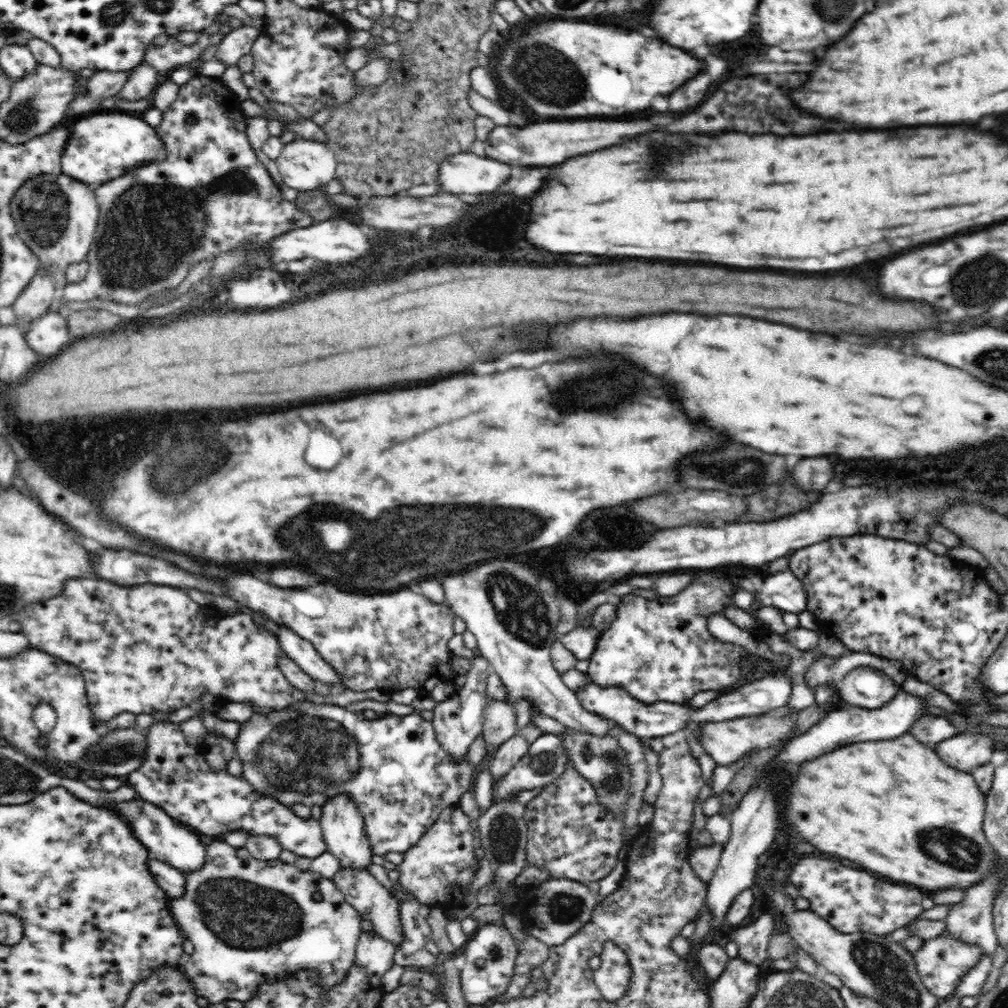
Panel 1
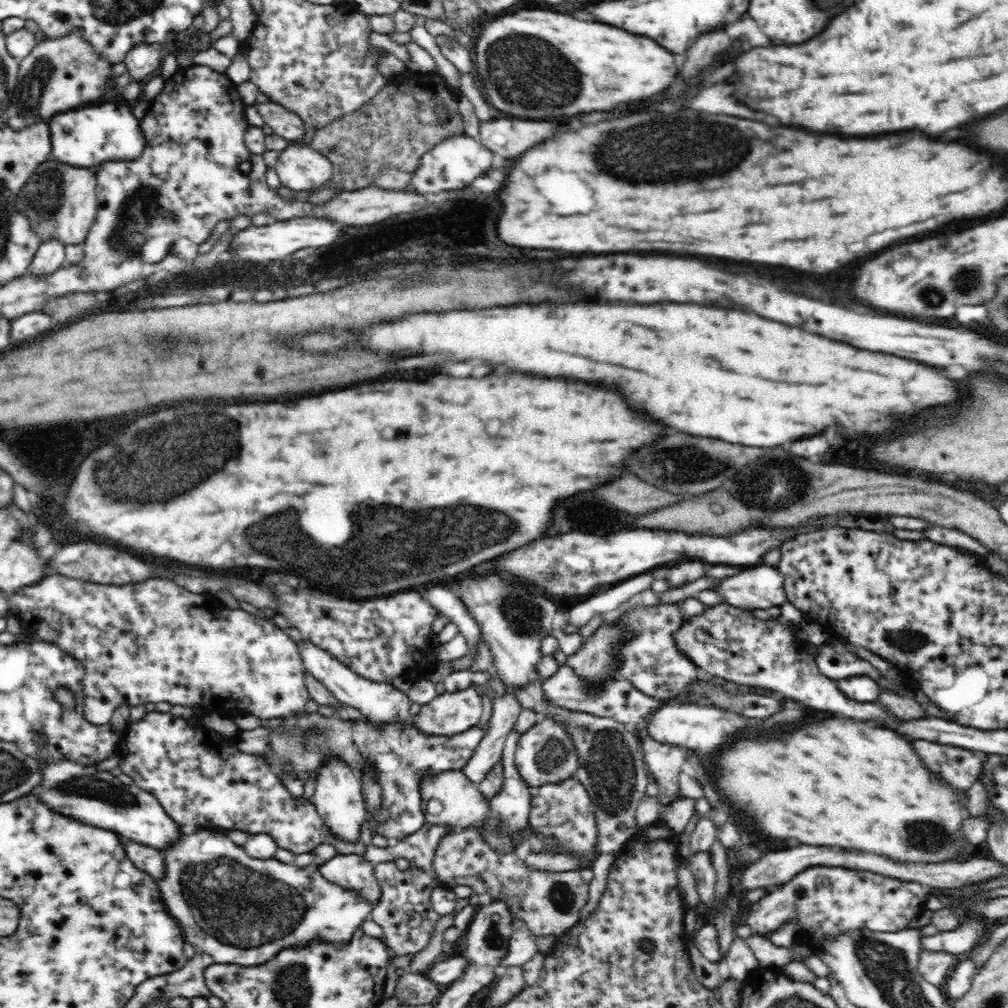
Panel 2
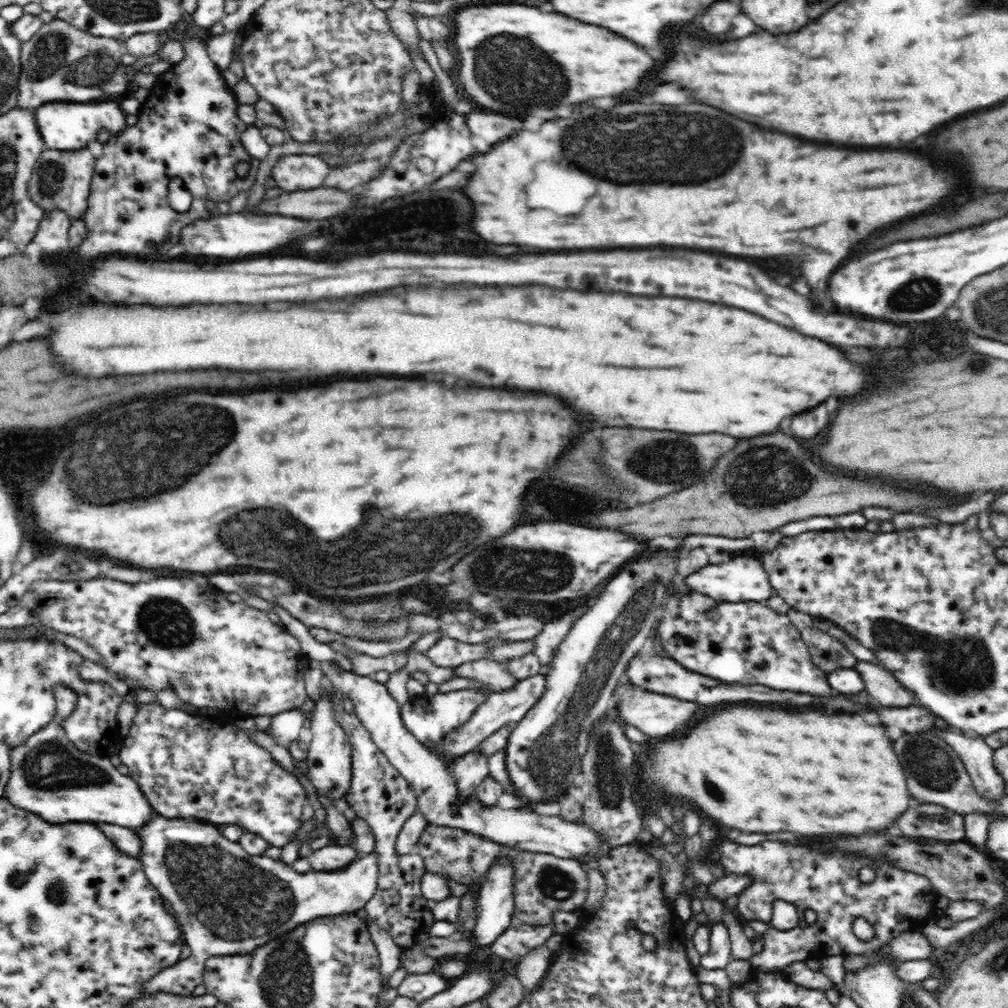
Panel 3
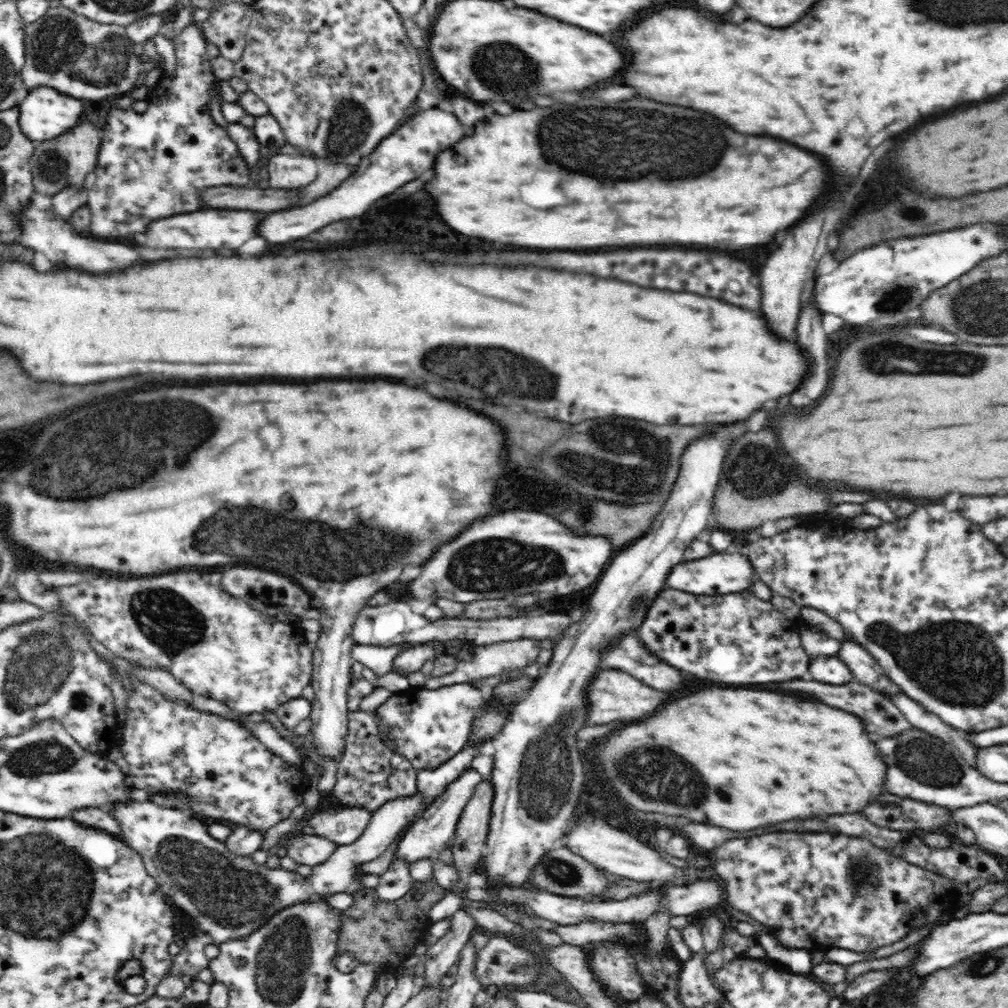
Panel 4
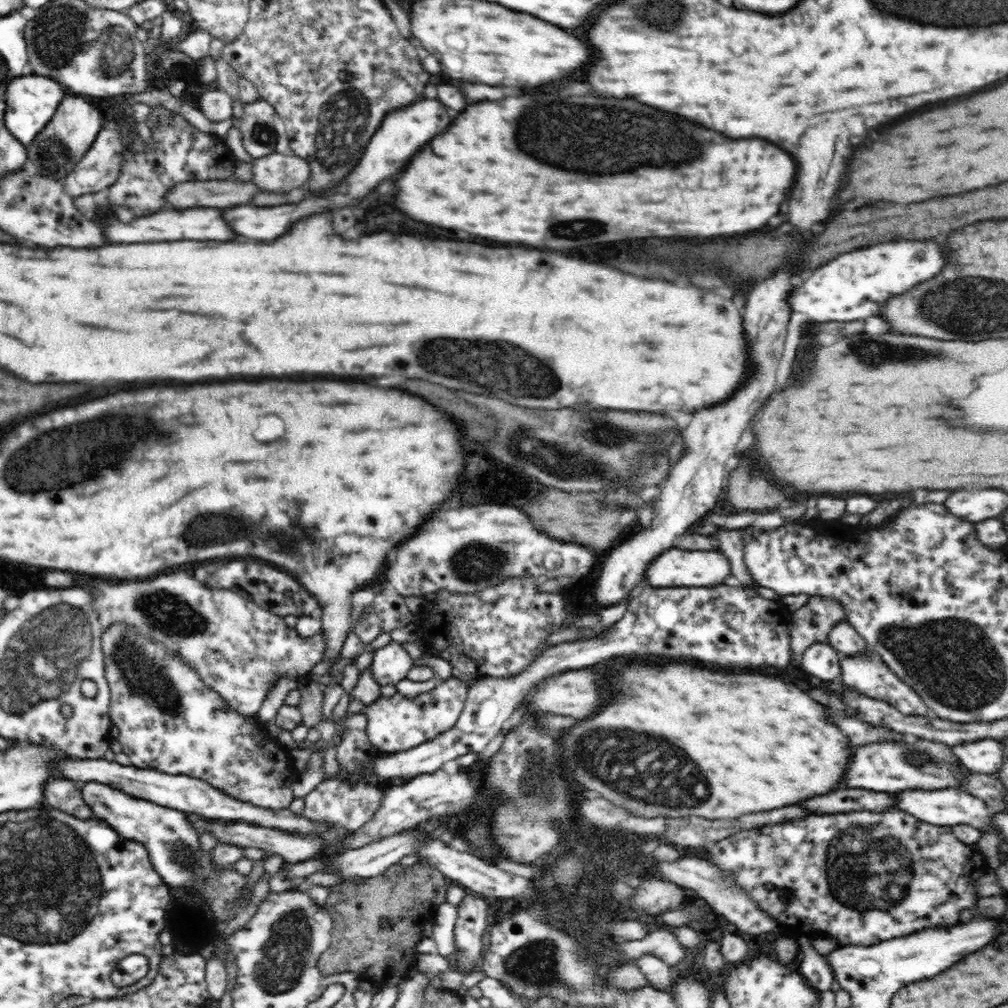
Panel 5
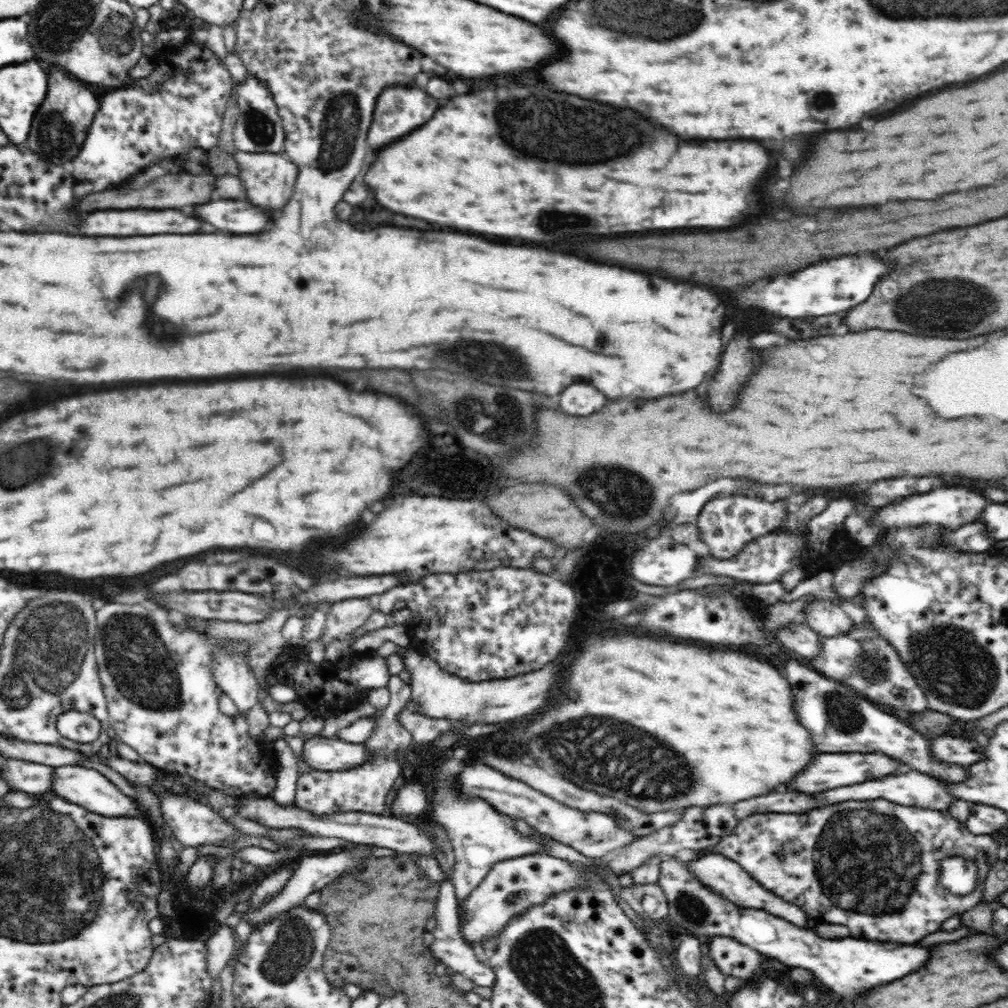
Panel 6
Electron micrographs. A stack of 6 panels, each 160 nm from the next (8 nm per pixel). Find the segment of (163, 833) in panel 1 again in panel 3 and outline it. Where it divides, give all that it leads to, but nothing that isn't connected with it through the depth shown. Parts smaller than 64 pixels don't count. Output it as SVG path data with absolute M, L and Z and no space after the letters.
M56 686L53 695L56 714L52 722L28 736L24 745L11 748L10 780L2 797L49 823L104 822L133 831L142 828L156 812L148 804L140 785L130 775L121 774L108 756L92 756L76 749L61 725L76 708L76 692L70 687Z

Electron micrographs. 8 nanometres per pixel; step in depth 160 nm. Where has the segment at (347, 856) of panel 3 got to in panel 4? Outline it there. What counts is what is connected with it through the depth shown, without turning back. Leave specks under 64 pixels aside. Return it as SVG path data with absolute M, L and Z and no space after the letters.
M293 831L282 840L287 855L298 864L311 867L324 864L337 848L337 844L318 835L307 835Z

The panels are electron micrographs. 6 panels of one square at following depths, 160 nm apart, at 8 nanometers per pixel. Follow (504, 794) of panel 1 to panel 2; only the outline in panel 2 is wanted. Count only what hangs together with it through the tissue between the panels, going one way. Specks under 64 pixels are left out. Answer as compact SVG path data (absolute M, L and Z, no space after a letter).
M544 717L542 722L538 722L536 726L532 726L528 732L520 736L514 762L520 776L530 788L559 783L574 776L578 770L576 747L572 745L572 736L569 736L561 726L561 722Z

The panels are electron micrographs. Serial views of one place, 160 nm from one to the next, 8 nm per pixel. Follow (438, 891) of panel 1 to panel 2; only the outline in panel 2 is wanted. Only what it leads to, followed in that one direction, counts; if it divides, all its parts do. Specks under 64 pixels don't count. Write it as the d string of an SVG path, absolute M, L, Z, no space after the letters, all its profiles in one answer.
M426 822L414 834L402 840L393 841L386 848L378 848L373 844L366 846L363 857L372 865L406 858L411 866L417 866L420 870L423 868L425 872L434 872L434 854L442 836L456 830L459 829Z

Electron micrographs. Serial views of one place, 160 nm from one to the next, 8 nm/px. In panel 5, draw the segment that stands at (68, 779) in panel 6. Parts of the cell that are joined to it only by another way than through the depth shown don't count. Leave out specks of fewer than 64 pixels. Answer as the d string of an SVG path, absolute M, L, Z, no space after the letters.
M78 782L77 785L80 791L82 791L84 803L88 804L88 807L92 809L92 813L94 813L96 818L106 821L126 840L135 840L145 846L154 870L162 877L162 880L168 887L192 890L194 894L202 896L218 922L228 922L228 920L232 920L236 916L238 908L246 908L251 896L251 894L245 894L243 890L247 884L246 877L238 873L234 869L234 866L218 871L218 867L212 861L210 851L204 851L200 847L201 834L190 825L190 821L188 821L185 812L163 807L149 800L130 796L128 793L122 792L118 788L112 788L107 784L100 784L99 782Z

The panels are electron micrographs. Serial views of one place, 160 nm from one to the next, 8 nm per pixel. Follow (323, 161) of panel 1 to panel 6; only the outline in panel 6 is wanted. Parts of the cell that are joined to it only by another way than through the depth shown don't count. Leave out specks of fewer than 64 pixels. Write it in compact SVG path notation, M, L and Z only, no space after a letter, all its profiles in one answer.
M236 149L233 158L238 162L240 180L244 182L244 186L248 190L248 200L252 204L262 206L268 212L276 212L288 204L288 200L292 197L292 190L295 188L298 168L284 153L250 153Z

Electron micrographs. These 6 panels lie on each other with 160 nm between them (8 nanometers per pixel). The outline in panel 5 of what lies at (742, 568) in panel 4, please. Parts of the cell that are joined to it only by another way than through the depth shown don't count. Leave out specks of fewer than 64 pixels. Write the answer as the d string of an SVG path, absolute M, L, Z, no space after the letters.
M677 547L670 548L656 556L656 560L646 570L646 581L652 587L706 587L724 585L724 580L729 583L732 579L730 561L724 557L720 550L684 550Z

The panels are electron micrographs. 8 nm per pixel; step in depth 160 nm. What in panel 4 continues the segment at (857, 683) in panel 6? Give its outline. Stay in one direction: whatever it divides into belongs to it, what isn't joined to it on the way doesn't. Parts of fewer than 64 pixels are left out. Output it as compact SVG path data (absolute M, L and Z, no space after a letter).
M903 692L890 696L890 700L901 710L914 728L926 731L931 736L948 742L972 768L976 768L976 756L979 748L967 740L966 731L952 728L949 724L942 722L939 716L932 714Z

